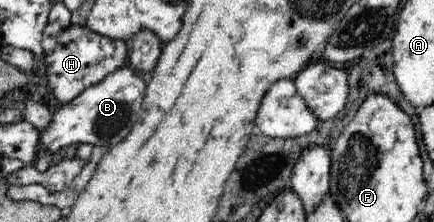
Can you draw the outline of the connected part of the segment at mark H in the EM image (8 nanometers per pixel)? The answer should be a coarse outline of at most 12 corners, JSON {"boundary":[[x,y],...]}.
{"boundary":[[70,25],[44,57],[61,104],[128,64],[130,44]]}

